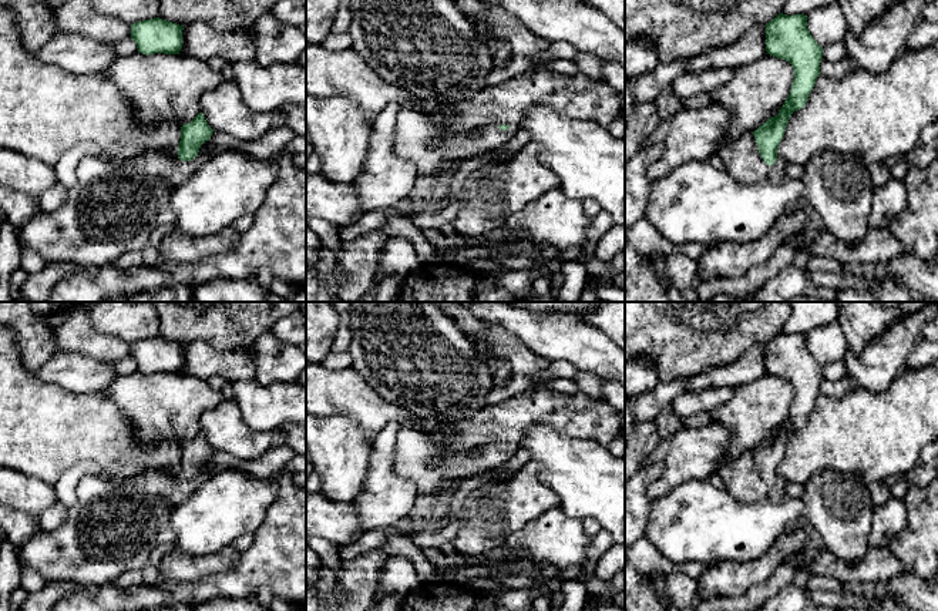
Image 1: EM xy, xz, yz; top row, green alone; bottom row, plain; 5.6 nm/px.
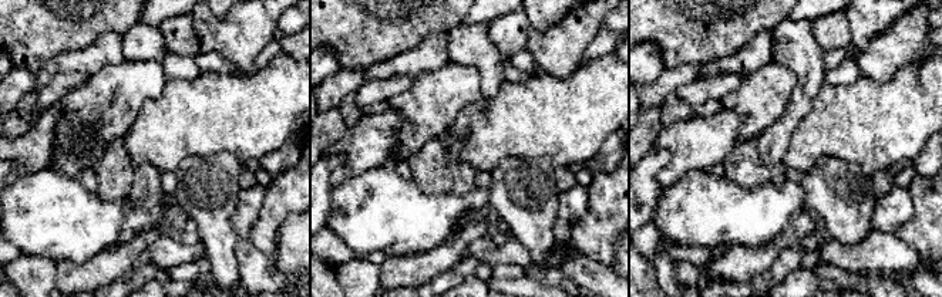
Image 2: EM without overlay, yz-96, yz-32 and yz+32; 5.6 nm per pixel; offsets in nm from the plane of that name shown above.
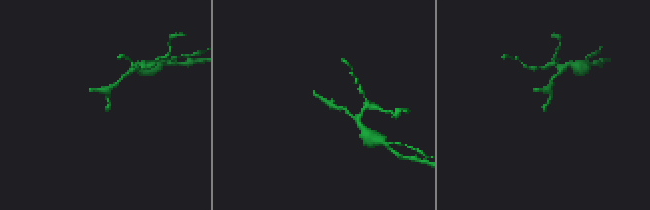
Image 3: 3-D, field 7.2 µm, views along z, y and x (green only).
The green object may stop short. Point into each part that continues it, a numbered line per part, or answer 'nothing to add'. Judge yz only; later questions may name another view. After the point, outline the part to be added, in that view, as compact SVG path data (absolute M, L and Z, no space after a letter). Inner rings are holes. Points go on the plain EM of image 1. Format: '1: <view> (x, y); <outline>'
1: yz (776, 492); M777 476L776 481L769 486L767 490L767 500L770 503L779 503L781 501L787 494L786 494L786 480L780 476Z

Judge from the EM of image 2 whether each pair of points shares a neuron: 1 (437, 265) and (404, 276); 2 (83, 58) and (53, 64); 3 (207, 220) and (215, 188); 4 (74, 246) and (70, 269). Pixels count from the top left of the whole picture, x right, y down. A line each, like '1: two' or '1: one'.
1: one
2: one
3: one
4: two

